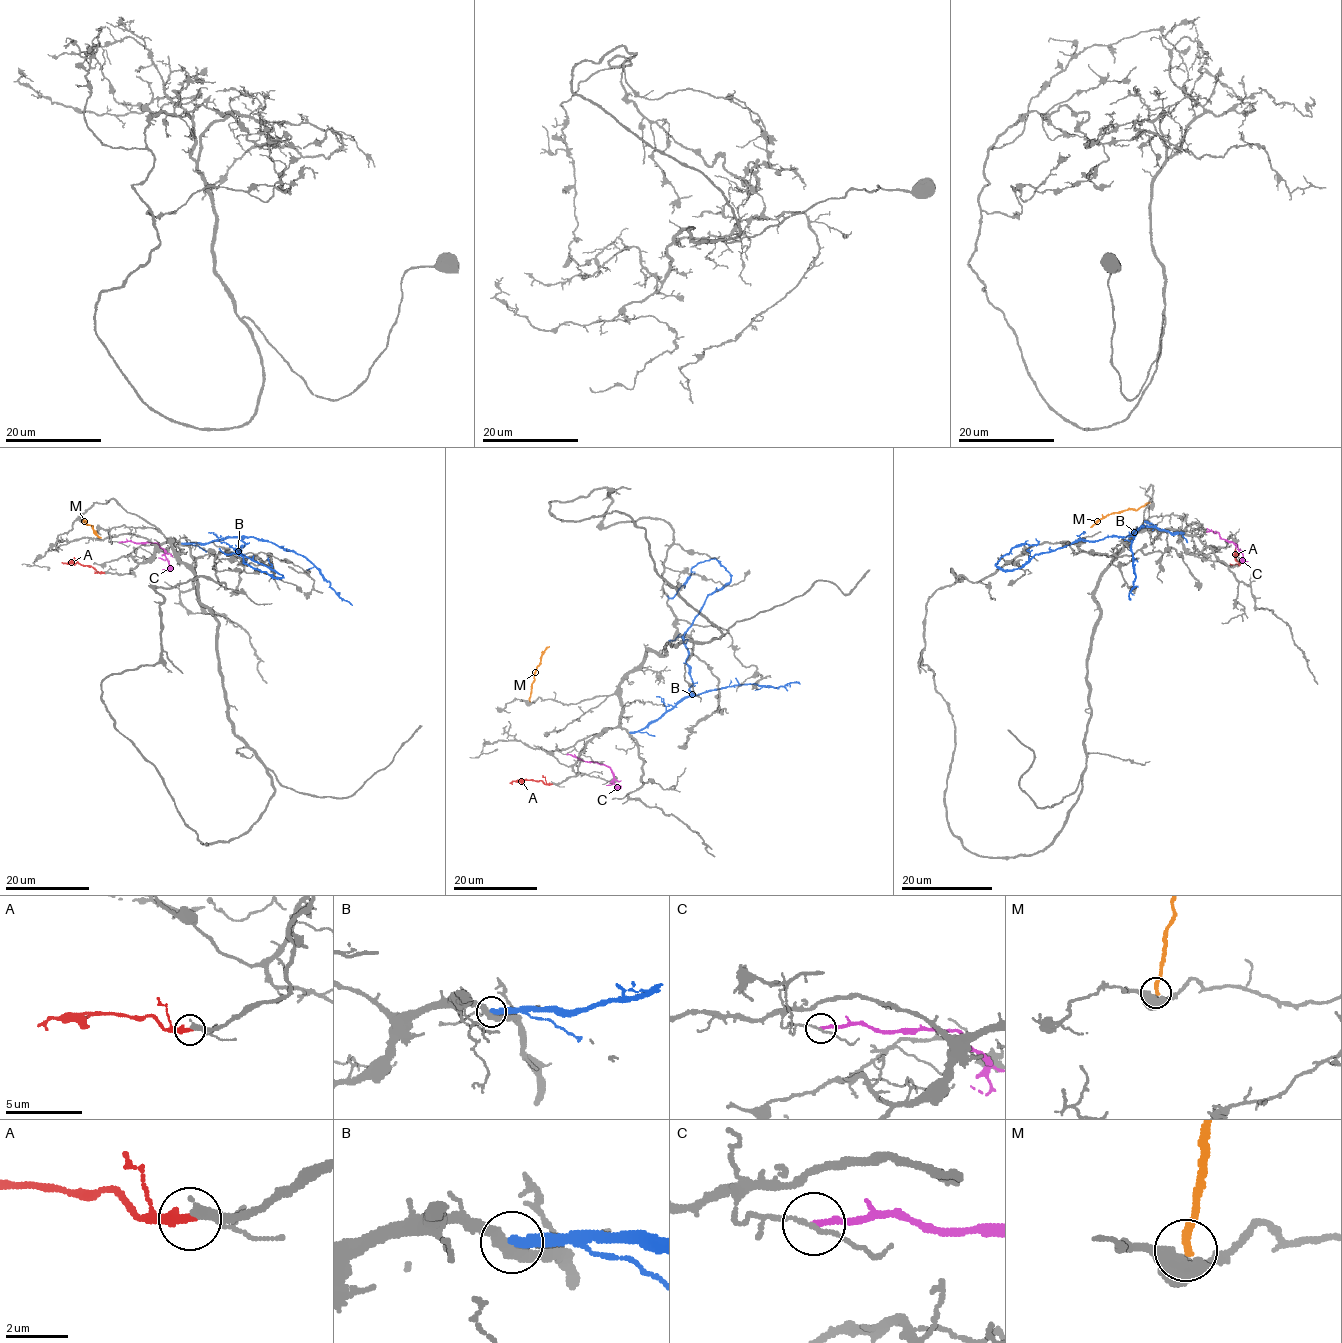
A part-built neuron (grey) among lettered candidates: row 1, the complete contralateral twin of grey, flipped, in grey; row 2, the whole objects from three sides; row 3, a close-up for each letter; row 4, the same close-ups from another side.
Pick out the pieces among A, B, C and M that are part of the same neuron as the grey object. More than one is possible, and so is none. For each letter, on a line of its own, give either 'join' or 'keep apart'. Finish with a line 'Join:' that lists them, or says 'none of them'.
A: join
B: keep apart
C: keep apart
M: keep apart
Join: A

